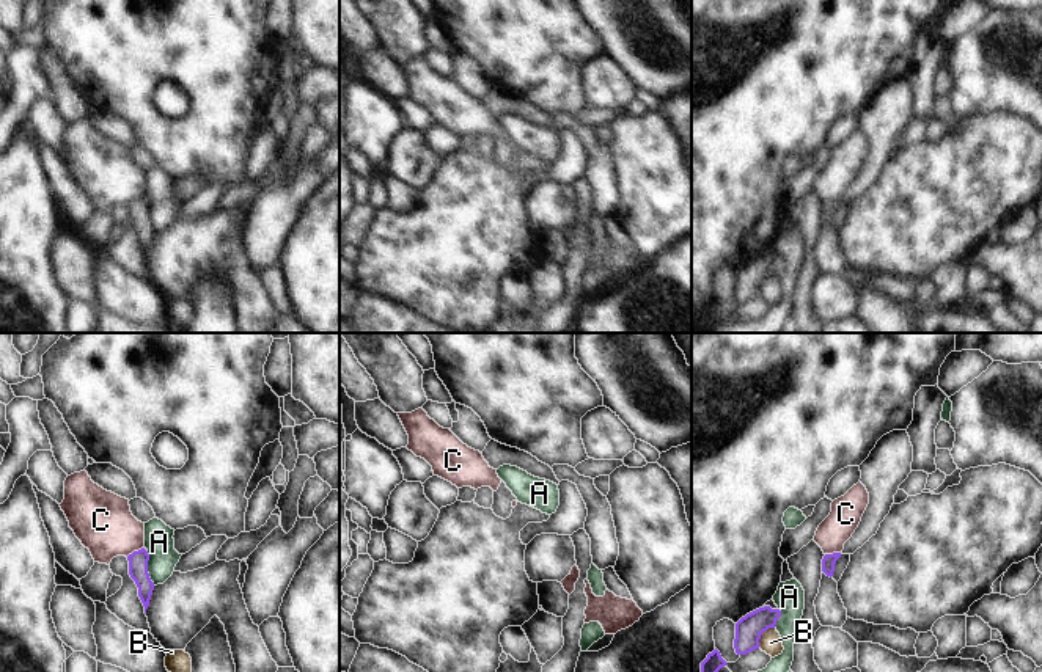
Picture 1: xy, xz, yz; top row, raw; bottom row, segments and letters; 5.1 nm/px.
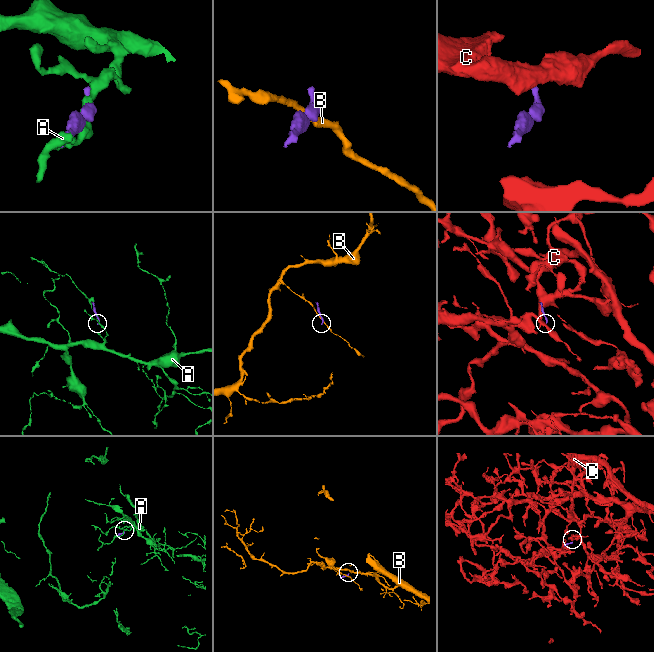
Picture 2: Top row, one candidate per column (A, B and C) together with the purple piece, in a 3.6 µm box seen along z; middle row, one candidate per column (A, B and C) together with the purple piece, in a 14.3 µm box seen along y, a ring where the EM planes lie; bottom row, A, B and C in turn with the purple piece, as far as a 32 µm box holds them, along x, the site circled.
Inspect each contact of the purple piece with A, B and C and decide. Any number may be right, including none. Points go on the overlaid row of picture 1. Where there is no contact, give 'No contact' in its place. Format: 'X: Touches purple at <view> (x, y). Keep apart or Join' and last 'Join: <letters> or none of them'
A: Touches purple at xy (146, 569). Keep apart
B: Touches purple at yz (761, 633). Keep apart
C: Touches purple at xy (134, 551). Keep apart
Join: none of them

